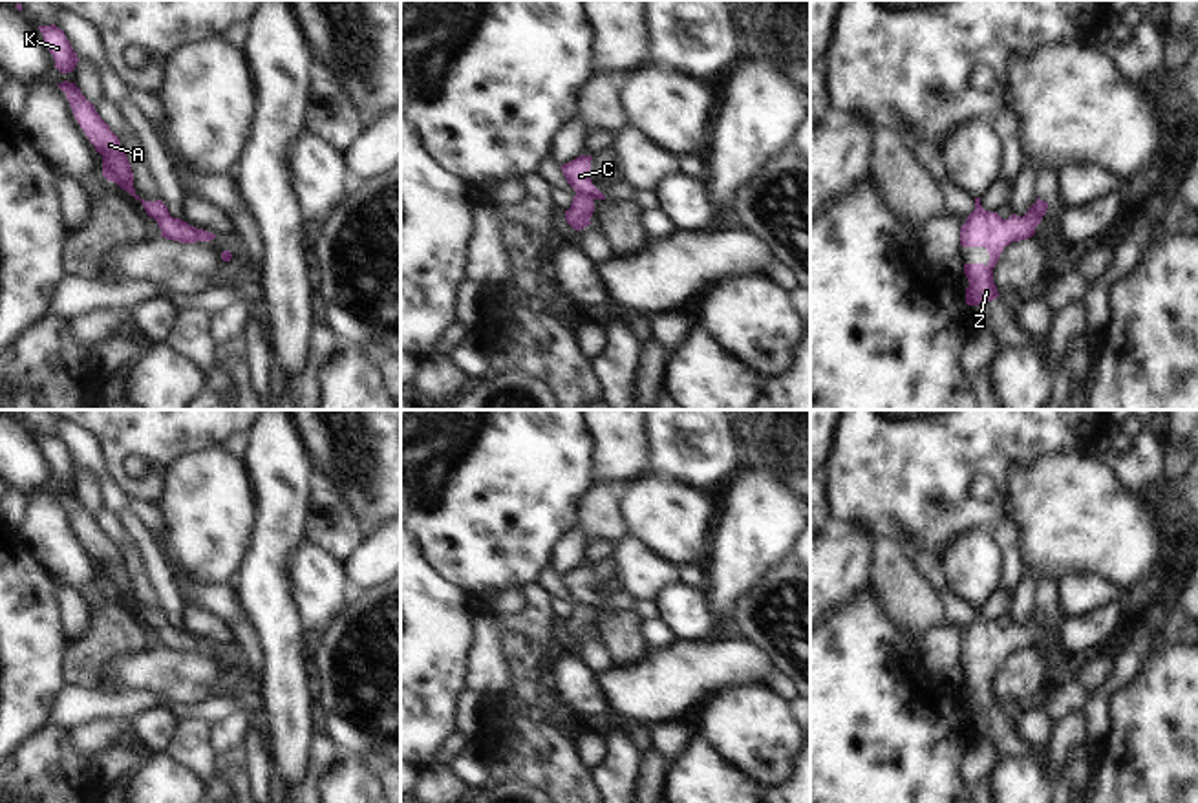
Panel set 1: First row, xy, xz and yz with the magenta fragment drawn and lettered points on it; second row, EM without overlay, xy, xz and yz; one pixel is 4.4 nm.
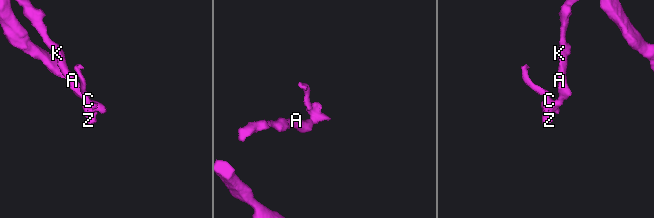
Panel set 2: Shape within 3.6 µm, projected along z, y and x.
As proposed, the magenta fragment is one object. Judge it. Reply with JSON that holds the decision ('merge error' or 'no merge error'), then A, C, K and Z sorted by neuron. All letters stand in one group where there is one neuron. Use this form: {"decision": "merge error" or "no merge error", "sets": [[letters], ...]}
{"decision": "no merge error", "sets": [["A", "C", "K", "Z"]]}

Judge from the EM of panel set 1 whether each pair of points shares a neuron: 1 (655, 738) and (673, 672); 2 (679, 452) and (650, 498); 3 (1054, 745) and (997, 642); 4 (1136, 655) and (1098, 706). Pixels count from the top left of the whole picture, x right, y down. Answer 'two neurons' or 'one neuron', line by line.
1: two neurons
2: two neurons
3: two neurons
4: one neuron

